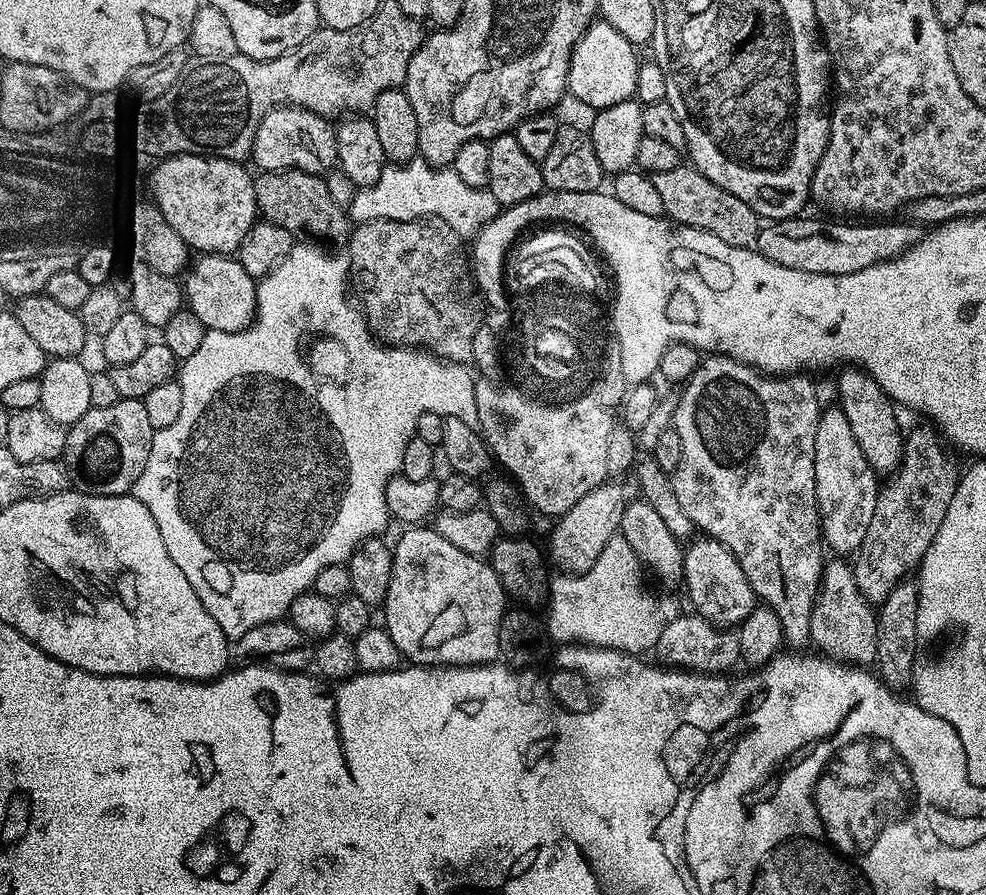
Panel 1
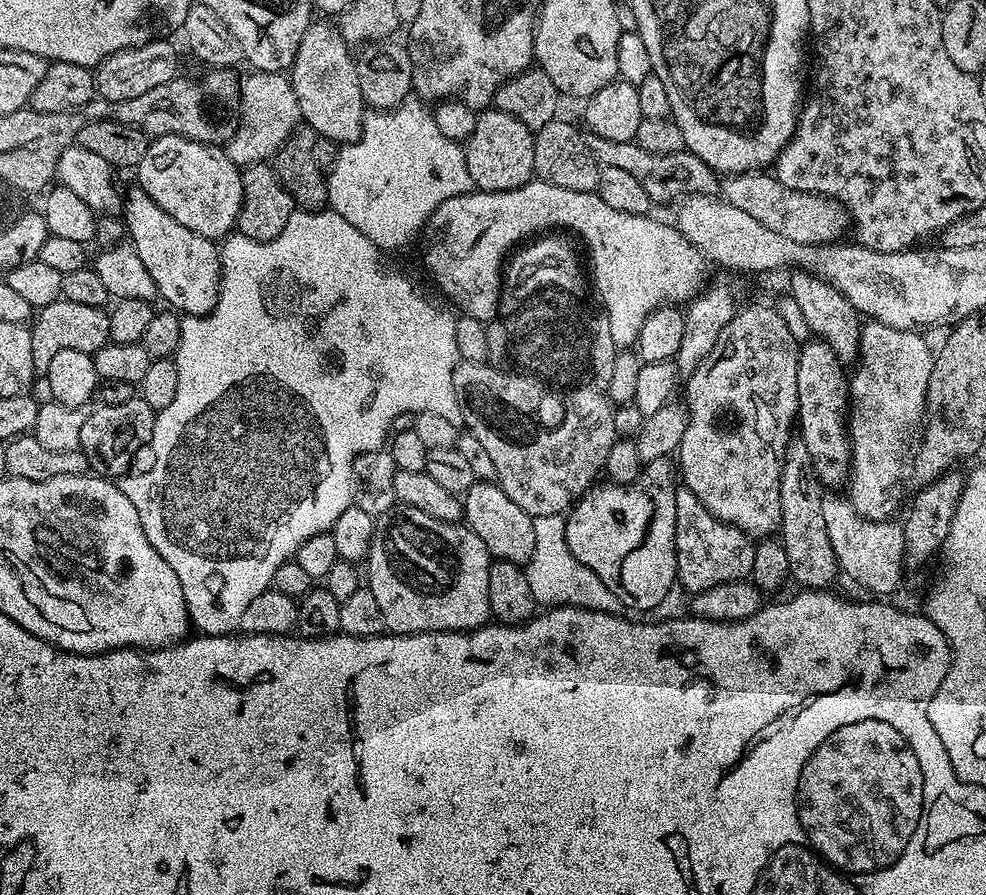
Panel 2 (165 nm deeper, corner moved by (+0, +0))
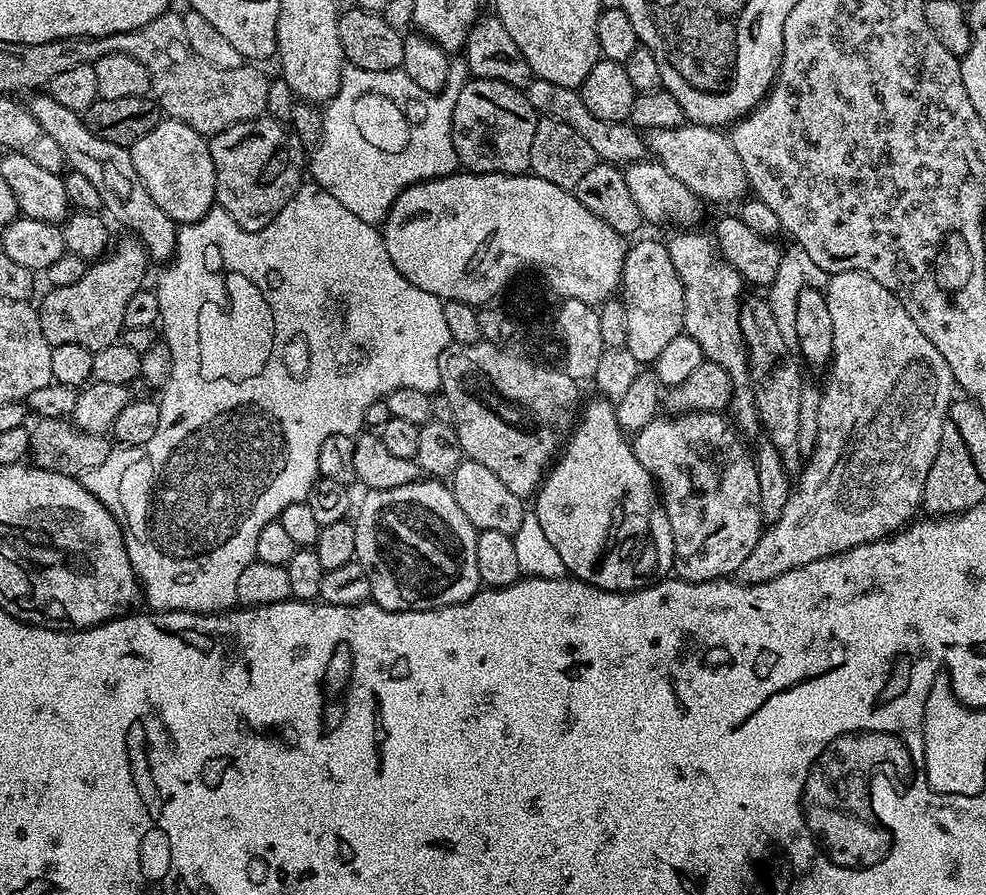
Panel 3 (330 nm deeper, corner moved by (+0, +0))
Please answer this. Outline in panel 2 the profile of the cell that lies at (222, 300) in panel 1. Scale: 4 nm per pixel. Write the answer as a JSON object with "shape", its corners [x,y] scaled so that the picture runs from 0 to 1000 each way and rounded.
{"shape":[[[135,208],[128,215],[128,222],[124,228],[124,245],[129,267],[136,275],[136,279],[140,279],[140,288],[144,288],[152,311],[156,311],[161,334],[166,334],[171,345],[182,346],[187,353],[208,353],[215,349],[223,316],[223,283],[220,274],[205,261],[197,261],[197,257],[189,257],[185,248],[176,248],[176,244],[172,244],[172,239],[168,239],[168,235],[164,235],[164,230],[155,226],[141,208]]]}

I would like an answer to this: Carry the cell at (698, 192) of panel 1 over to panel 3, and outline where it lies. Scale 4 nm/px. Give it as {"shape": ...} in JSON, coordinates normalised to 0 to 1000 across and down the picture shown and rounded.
{"shape":[[[541,87],[535,93],[533,106],[538,118],[542,118],[545,130],[561,130],[566,136],[574,136],[574,141],[586,145],[594,160],[602,166],[605,180],[626,185],[646,183],[648,179],[658,173],[656,155],[651,151],[650,144],[642,143],[640,137],[628,134],[627,136],[615,136],[612,132],[605,132],[594,123],[594,114],[590,114],[587,102],[583,98],[565,96],[563,92],[554,92],[547,87]]]}

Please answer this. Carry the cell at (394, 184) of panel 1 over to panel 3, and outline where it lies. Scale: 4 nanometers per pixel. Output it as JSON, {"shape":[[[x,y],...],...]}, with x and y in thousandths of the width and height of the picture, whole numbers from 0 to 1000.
{"shape":[[[462,66],[455,70],[454,91],[444,104],[428,101],[428,96],[408,78],[384,80],[350,75],[343,105],[332,113],[328,122],[329,160],[324,161],[314,174],[314,197],[319,206],[339,217],[339,221],[343,221],[355,239],[367,244],[367,248],[385,253],[392,246],[400,226],[417,206],[443,201],[445,197],[457,197],[463,191],[468,181],[460,168],[458,124],[469,96],[477,88],[477,82],[475,68]]]}

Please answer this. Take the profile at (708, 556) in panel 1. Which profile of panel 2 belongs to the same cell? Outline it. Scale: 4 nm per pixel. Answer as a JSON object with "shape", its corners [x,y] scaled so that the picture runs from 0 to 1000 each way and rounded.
{"shape":[[[693,543],[686,546],[686,647],[698,664],[732,655],[732,650],[759,648],[765,632],[767,608],[753,592],[733,585],[704,551]]]}

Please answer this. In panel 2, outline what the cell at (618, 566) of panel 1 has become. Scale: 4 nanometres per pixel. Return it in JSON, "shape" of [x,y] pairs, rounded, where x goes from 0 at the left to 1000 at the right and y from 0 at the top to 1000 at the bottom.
{"shape":[[[570,574],[548,575],[542,581],[542,619],[532,631],[534,650],[545,676],[568,678],[582,676],[584,679],[600,680],[603,684],[628,685],[631,677],[623,664],[615,658],[606,641],[590,631],[578,617],[574,606],[574,579]]]}

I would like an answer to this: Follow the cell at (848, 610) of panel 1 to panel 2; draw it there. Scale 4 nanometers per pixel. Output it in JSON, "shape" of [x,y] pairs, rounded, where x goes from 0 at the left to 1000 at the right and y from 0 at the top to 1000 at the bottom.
{"shape":[[[810,494],[800,495],[791,531],[793,570],[789,594],[797,615],[800,645],[804,649],[807,647],[815,659],[843,658],[850,645],[846,613],[838,594],[837,580],[834,579],[834,554],[834,542],[828,535],[828,526],[824,523],[824,513],[817,498]]]}

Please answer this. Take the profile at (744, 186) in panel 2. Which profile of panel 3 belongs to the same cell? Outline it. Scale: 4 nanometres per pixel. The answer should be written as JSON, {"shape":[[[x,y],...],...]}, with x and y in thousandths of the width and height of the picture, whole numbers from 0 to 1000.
{"shape":[[[696,136],[684,145],[656,146],[658,169],[677,193],[695,204],[711,225],[752,225],[760,213],[759,199],[741,155],[731,145]]]}

